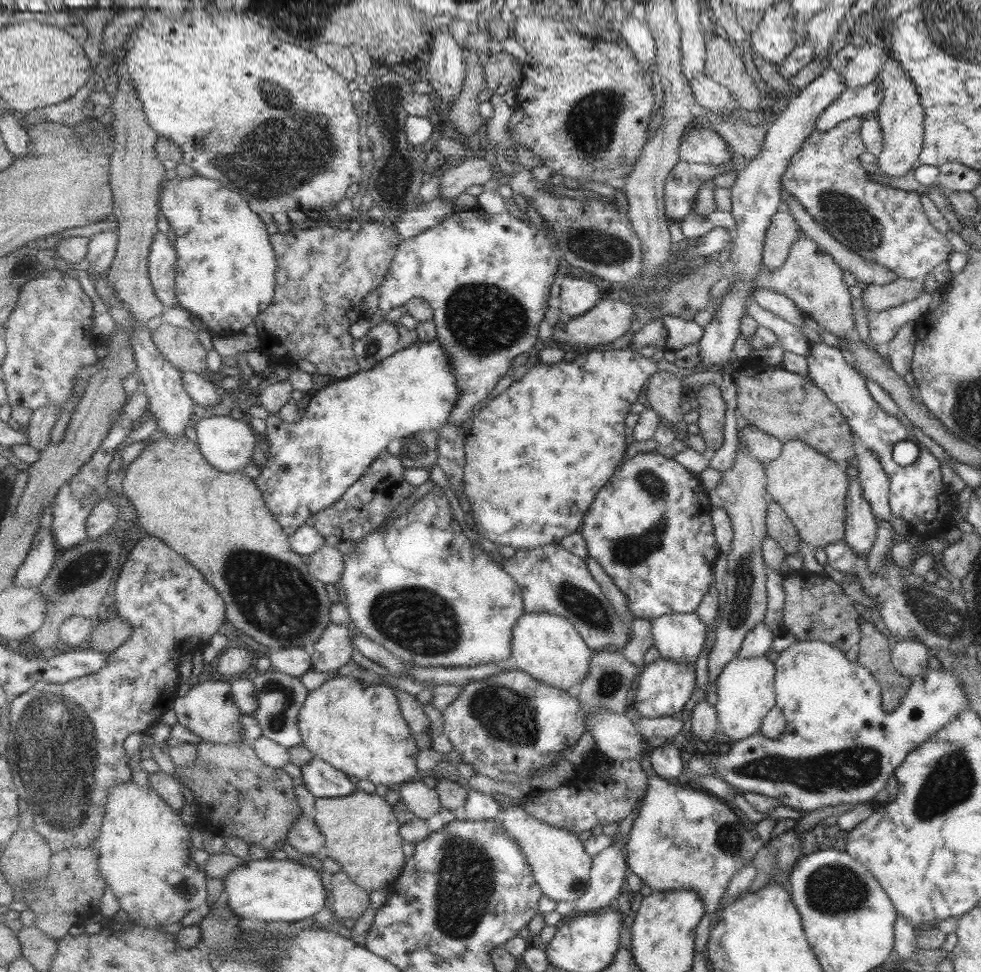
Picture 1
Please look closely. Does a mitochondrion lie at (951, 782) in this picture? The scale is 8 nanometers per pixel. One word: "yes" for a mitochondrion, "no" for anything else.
yes

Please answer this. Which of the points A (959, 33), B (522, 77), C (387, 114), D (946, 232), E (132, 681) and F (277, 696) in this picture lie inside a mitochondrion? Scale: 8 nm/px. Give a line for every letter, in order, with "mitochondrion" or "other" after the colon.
A: mitochondrion
B: other
C: other
D: other
E: other
F: mitochondrion

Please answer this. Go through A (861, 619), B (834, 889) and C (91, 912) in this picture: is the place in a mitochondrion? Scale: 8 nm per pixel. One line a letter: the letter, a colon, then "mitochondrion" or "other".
A: other
B: mitochondrion
C: other

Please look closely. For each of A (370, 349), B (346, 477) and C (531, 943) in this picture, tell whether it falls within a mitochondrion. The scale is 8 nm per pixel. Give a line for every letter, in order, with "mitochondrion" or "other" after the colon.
A: mitochondrion
B: other
C: other

